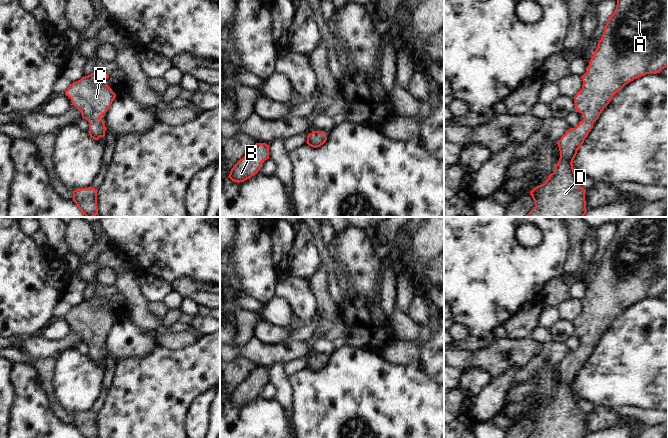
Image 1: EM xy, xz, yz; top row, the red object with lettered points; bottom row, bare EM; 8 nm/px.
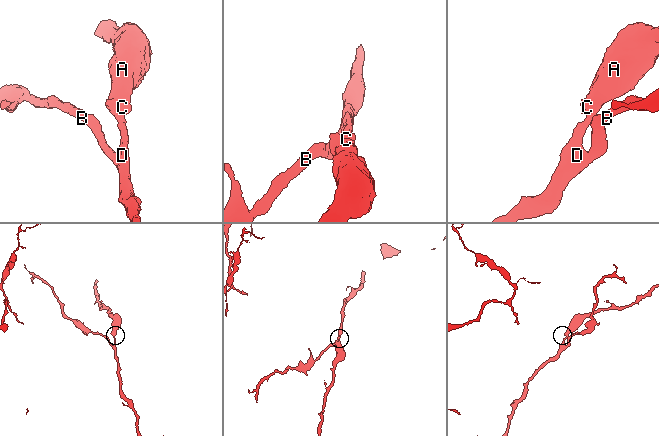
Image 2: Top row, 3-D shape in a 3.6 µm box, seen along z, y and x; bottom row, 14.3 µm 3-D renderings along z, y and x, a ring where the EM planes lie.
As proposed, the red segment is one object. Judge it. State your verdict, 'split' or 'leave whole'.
leave whole

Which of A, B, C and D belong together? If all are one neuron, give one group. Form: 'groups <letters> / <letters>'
groups A B C D

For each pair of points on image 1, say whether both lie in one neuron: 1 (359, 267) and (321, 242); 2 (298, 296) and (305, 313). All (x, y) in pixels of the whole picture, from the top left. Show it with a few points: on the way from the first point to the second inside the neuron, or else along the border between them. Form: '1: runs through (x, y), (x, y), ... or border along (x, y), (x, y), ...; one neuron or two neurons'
1: border along (331, 238), (329, 253), (334, 264); two neurons
2: runs through (301, 300), (304, 309); one neuron

